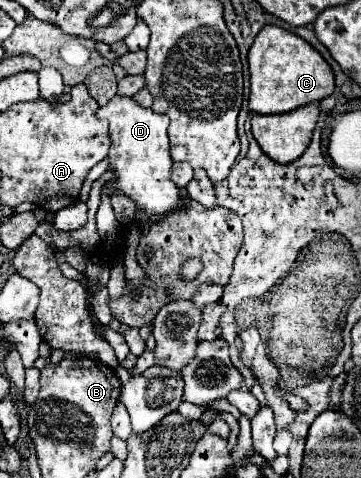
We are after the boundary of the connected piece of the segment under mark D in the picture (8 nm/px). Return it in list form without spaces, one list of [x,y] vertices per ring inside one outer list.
[[[114,96],[106,106],[98,108],[96,118],[108,120],[110,124],[110,170],[114,172],[114,188],[112,184],[106,184],[104,190],[108,194],[122,192],[128,196],[138,210],[142,210],[148,218],[160,220],[168,214],[174,214],[184,208],[184,198],[180,196],[180,188],[170,178],[170,152],[168,152],[168,116],[156,114],[150,108],[138,106],[132,98],[120,98]]]

